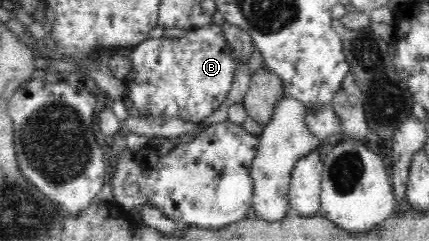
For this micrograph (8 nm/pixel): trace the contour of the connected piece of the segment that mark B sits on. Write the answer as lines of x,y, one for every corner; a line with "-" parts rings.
213,22
188,30
182,38
168,39
160,36
159,39
154,39
148,37
133,47
128,57
131,61
131,71
123,79
128,87
126,97
140,115
160,117
160,119
180,119
192,123
205,121
218,110
230,92
234,70
237,68
221,26

